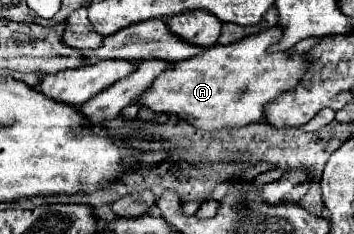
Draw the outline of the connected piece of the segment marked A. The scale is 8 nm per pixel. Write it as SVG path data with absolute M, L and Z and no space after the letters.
M274 26L270 30L262 30L260 34L242 38L242 42L238 40L238 42L232 42L228 46L216 44L210 50L204 50L192 58L172 62L160 76L154 78L152 86L142 94L142 98L136 100L136 104L150 108L154 112L176 114L176 116L188 120L192 126L202 128L202 130L238 128L238 126L246 126L252 122L260 122L264 104L278 98L278 94L294 88L300 82L302 74L306 72L306 60L300 54L288 56L286 52L278 52L278 54L268 52L268 48L274 42L278 42L280 38L282 38L282 30L278 26Z

